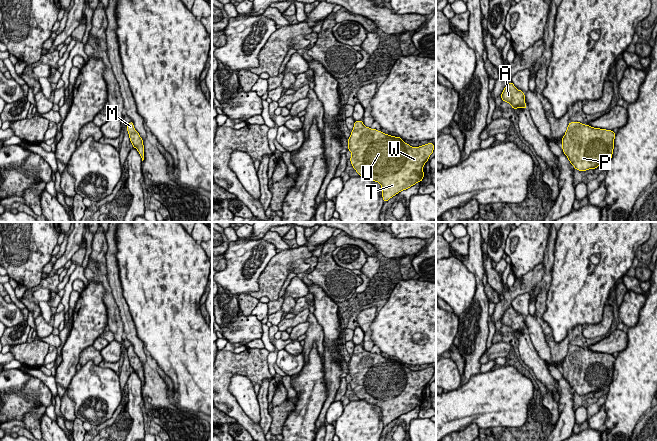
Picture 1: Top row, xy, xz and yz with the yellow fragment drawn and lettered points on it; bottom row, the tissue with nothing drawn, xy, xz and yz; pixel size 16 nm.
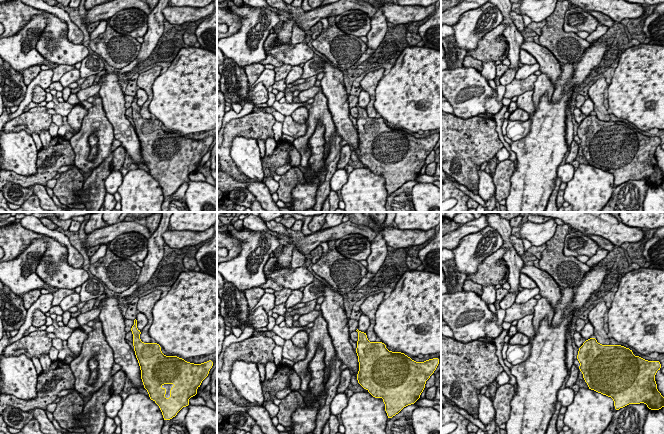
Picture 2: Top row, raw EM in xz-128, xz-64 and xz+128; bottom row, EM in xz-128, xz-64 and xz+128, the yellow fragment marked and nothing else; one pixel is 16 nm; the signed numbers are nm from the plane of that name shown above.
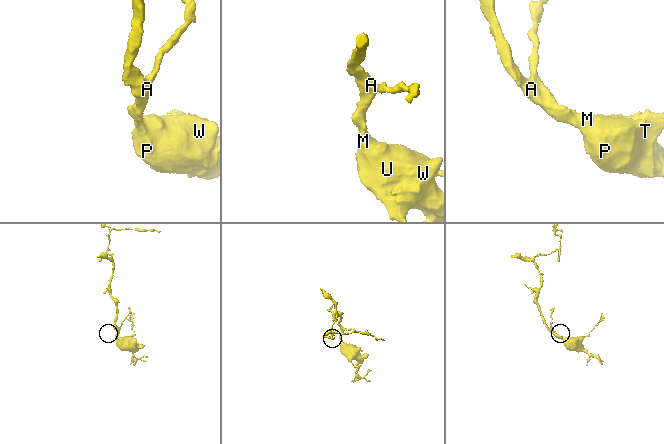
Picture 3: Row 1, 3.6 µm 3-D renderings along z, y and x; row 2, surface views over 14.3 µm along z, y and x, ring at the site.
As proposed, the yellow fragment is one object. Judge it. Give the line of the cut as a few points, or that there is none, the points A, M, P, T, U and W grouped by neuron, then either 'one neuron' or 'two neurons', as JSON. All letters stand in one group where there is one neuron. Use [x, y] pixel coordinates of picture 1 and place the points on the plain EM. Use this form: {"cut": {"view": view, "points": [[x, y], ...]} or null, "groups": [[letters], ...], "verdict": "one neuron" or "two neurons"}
{"cut": null, "groups": [["A", "M", "P", "T", "U", "W"]], "verdict": "one neuron"}

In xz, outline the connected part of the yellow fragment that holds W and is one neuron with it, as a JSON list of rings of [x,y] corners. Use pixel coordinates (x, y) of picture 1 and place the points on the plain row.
[[[355,345],[348,362],[351,388],[359,400],[378,406],[384,426],[424,401],[423,390],[433,377],[434,368],[412,371],[402,362],[371,353]]]

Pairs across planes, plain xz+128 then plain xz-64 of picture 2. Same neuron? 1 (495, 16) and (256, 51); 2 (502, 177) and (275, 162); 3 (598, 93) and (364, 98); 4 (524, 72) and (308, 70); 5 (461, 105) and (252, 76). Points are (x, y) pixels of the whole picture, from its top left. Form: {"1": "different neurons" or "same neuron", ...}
{"1": "same neuron", "2": "different neurons", "3": "different neurons", "4": "same neuron", "5": "different neurons"}

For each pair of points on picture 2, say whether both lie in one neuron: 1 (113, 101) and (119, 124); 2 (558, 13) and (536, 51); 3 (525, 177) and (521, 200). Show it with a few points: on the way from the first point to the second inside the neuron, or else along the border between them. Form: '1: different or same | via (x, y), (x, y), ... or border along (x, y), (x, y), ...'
1: same | via (114, 107), (117, 118)
2: different | border along (539, 43), (546, 47), (558, 60)
3: same | via (525, 183), (525, 194)

